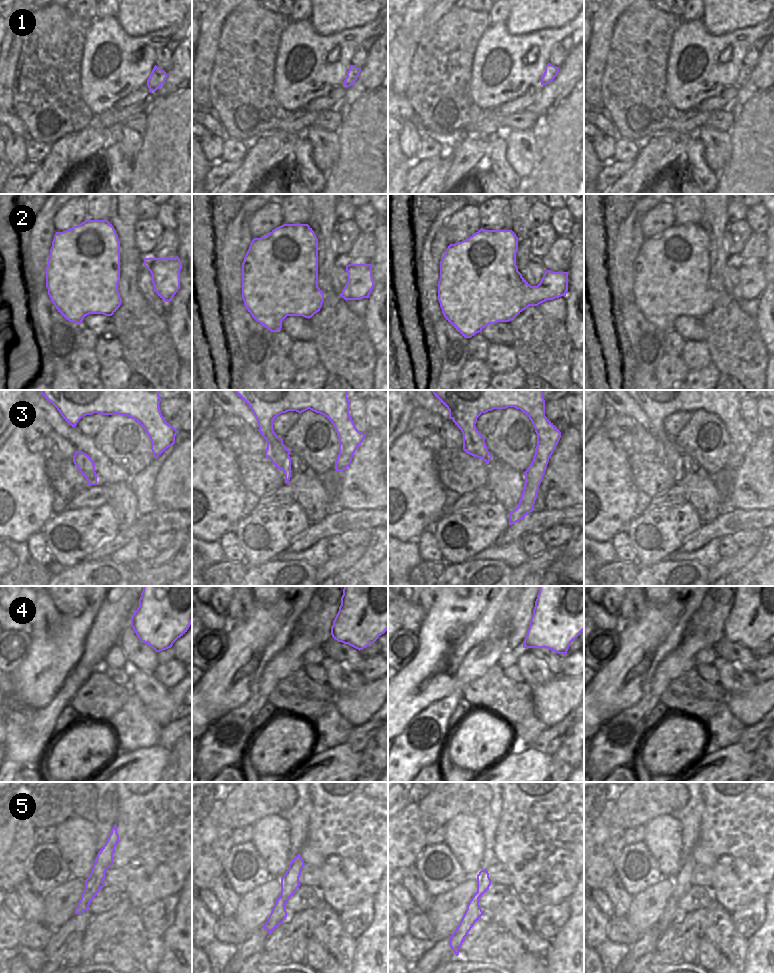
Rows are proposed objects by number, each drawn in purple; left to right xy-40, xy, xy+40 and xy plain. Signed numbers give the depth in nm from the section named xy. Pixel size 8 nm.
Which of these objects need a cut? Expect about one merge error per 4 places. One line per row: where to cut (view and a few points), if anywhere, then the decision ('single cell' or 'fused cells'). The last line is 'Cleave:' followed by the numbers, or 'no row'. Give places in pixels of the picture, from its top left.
1: no cut | single cell
2: no cut | single cell
3: no cut | single cell
4: no cut | single cell
5: no cut | single cell
Cleave: no row

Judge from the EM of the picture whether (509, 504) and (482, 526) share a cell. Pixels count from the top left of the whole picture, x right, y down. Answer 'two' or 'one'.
two

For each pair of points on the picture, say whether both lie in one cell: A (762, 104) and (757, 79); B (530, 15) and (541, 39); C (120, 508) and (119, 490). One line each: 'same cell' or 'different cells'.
A: different cells
B: different cells
C: same cell

